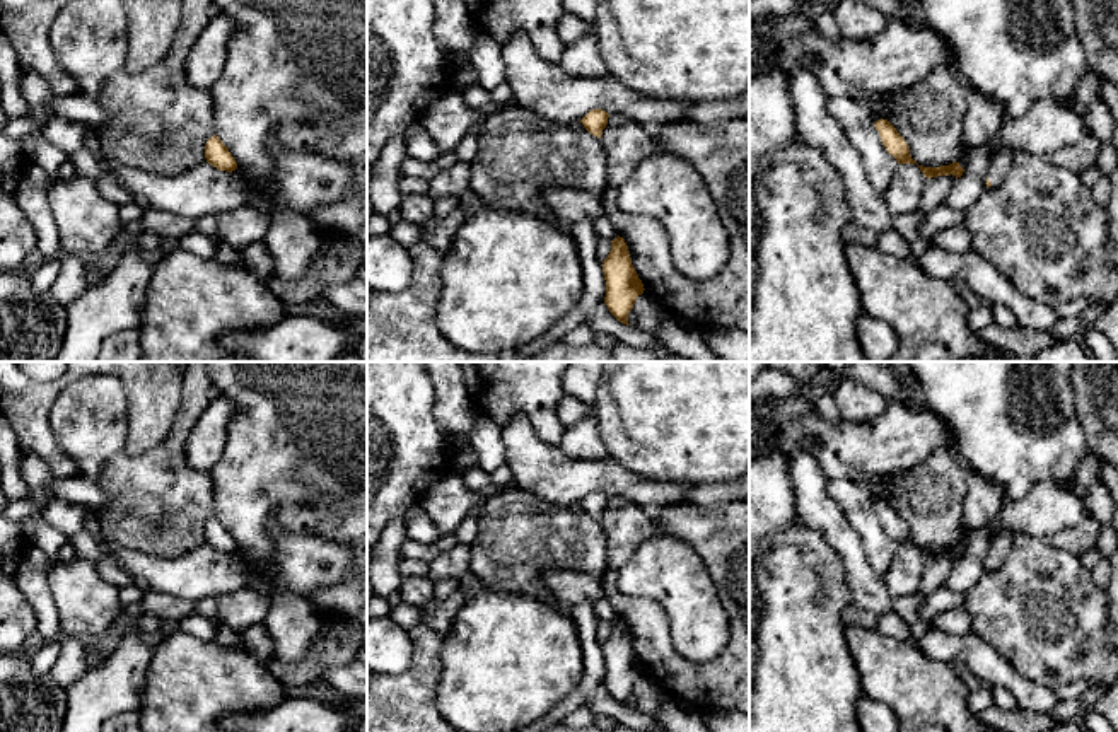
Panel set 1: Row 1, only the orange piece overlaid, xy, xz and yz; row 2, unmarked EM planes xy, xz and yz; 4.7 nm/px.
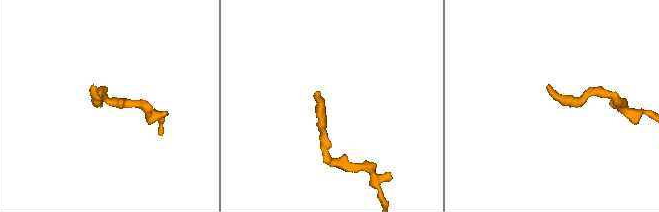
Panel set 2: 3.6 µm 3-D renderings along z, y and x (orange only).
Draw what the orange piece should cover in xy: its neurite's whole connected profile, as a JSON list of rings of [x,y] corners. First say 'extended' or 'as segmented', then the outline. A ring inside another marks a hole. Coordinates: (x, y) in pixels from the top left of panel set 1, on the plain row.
as segmented; [[[217,517],[208,520],[208,524],[207,524],[205,541],[208,546],[217,549],[218,553],[232,555],[237,551],[236,541],[232,539],[229,531],[222,526],[222,522]]]

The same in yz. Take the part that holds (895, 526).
extended; [[[859,474],[853,481],[862,485],[871,493],[872,505],[879,514],[881,524],[886,529],[888,536],[891,536],[898,546],[917,546],[917,543],[913,543],[910,537],[908,526],[898,515],[898,512],[876,495],[874,490],[879,479],[871,474]]]

